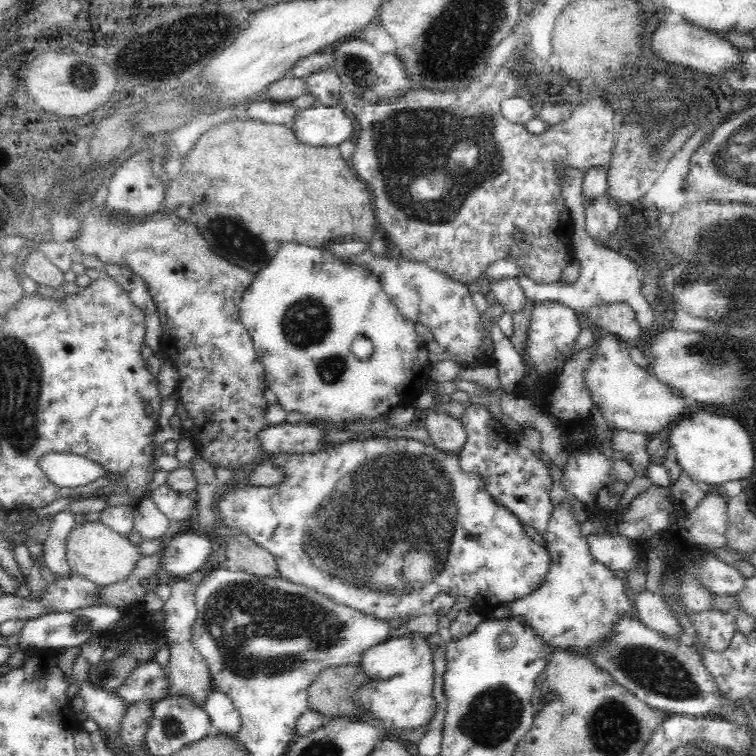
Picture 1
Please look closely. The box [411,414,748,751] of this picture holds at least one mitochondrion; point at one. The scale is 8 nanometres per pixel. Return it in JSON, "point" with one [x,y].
{"point":[658,671]}

